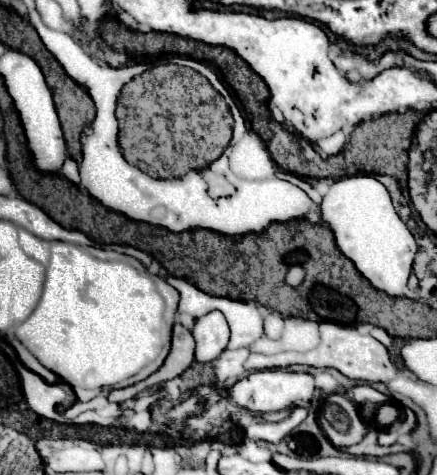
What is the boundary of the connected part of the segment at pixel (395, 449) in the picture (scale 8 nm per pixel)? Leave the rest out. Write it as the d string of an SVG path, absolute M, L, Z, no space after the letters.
M371 429L365 439L357 445L351 445L349 449L345 449L351 455L389 455L389 453L403 453L407 451L403 445L389 445L389 447L381 447L377 443L377 429Z

